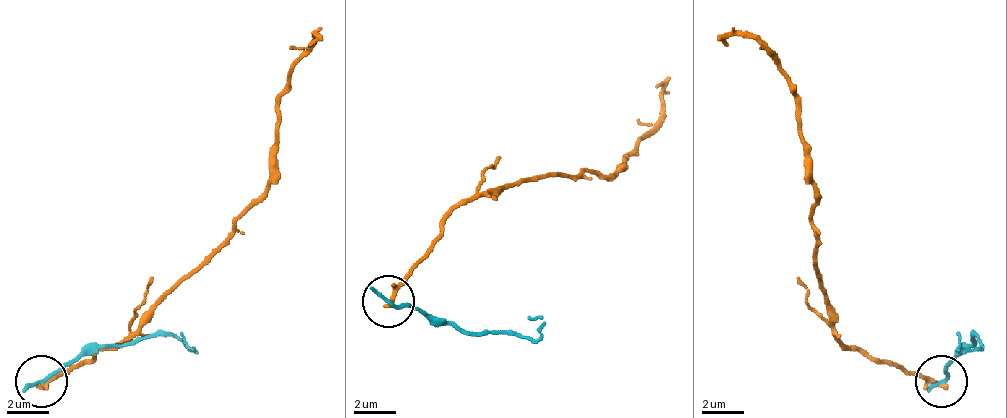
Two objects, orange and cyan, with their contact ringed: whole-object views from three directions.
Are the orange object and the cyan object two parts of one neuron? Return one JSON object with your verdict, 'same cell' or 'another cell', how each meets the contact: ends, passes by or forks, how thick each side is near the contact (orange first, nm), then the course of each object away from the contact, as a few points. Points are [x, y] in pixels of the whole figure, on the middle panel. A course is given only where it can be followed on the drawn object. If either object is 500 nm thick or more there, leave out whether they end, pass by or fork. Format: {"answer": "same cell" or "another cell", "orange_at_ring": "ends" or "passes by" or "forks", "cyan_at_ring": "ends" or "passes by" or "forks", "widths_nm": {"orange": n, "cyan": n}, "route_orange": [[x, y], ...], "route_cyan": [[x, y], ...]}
{"answer": "another cell", "orange_at_ring": "ends", "cyan_at_ring": "ends", "widths_nm": {"orange": 280, "cyan": 200}, "route_orange": [[389, 299], [441, 221], [478, 195], [546, 174], [613, 174], [660, 112], [660, 86], [670, 75]], "route_cyan": [[389, 299], [431, 320], [540, 336], [530, 315]]}

